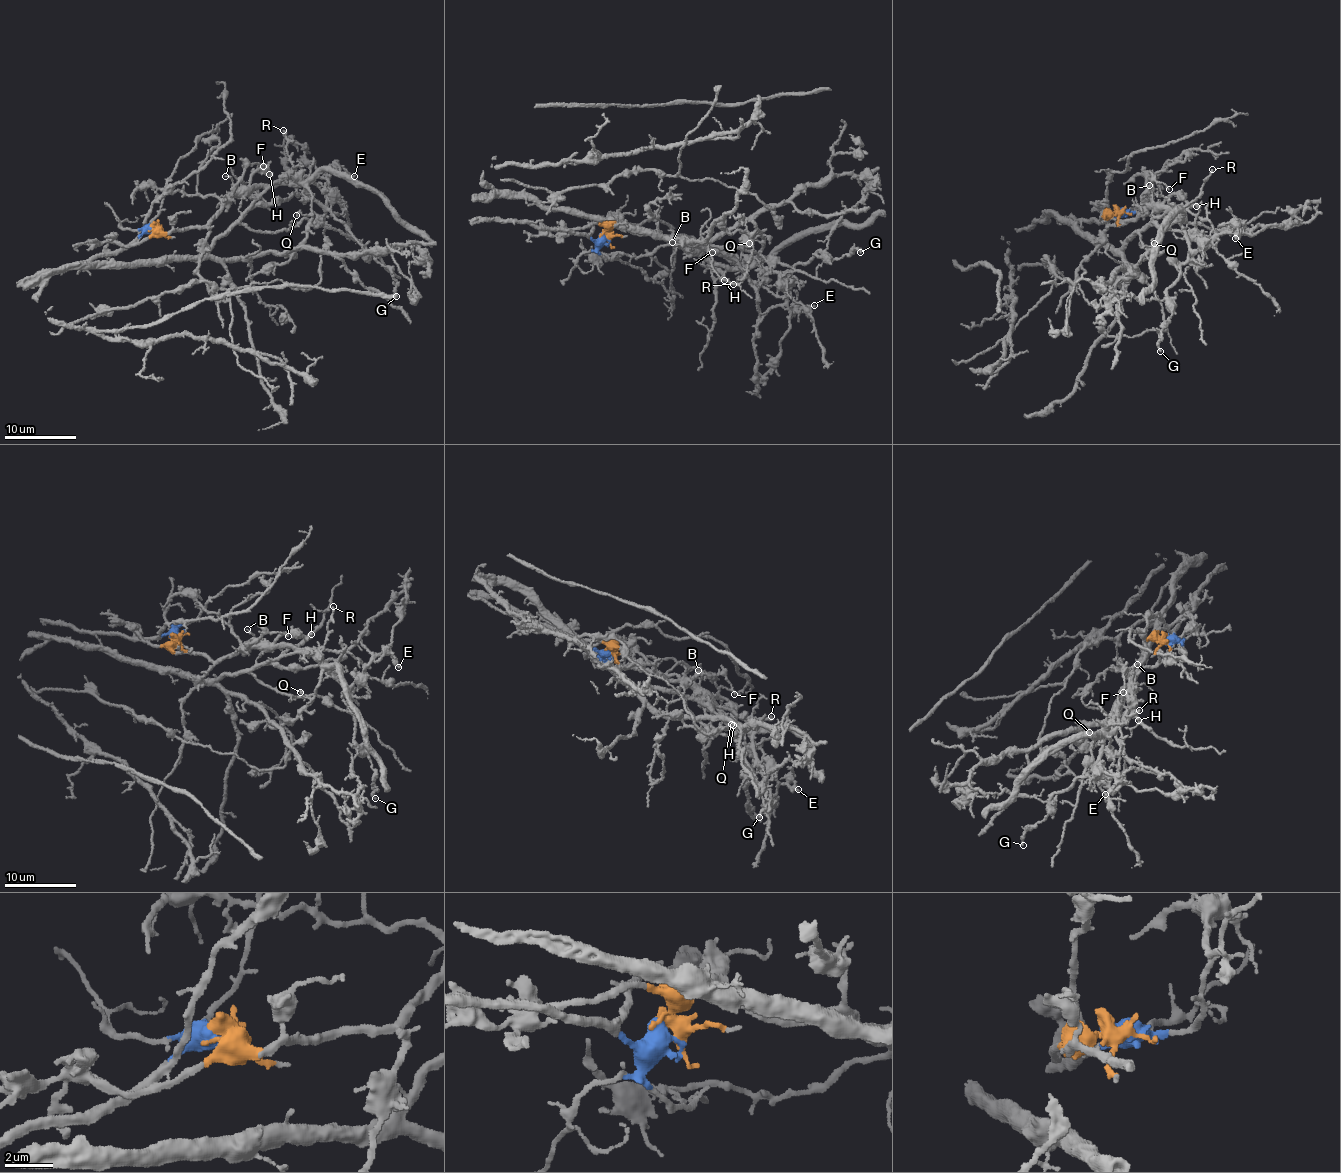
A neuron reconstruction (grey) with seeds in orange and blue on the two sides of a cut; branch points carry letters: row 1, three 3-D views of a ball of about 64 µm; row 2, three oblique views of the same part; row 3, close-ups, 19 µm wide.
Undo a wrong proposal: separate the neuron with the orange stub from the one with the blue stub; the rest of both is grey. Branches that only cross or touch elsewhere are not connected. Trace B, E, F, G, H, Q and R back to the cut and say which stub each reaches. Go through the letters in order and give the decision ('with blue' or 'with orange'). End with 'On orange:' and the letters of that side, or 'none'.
B: with orange
E: with orange
F: with orange
G: with orange
H: with orange
Q: with orange
R: with orange
On orange: B, E, F, G, H, Q, R

